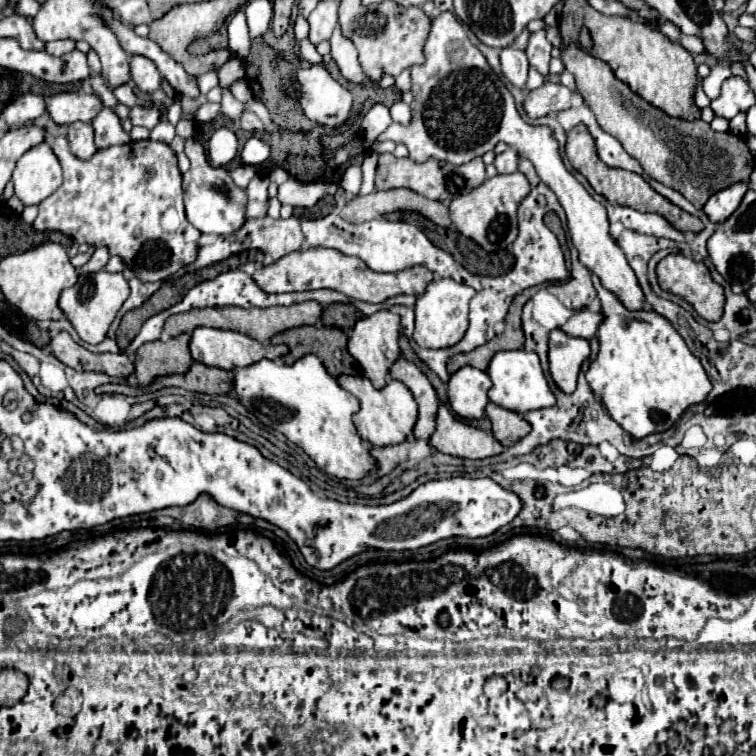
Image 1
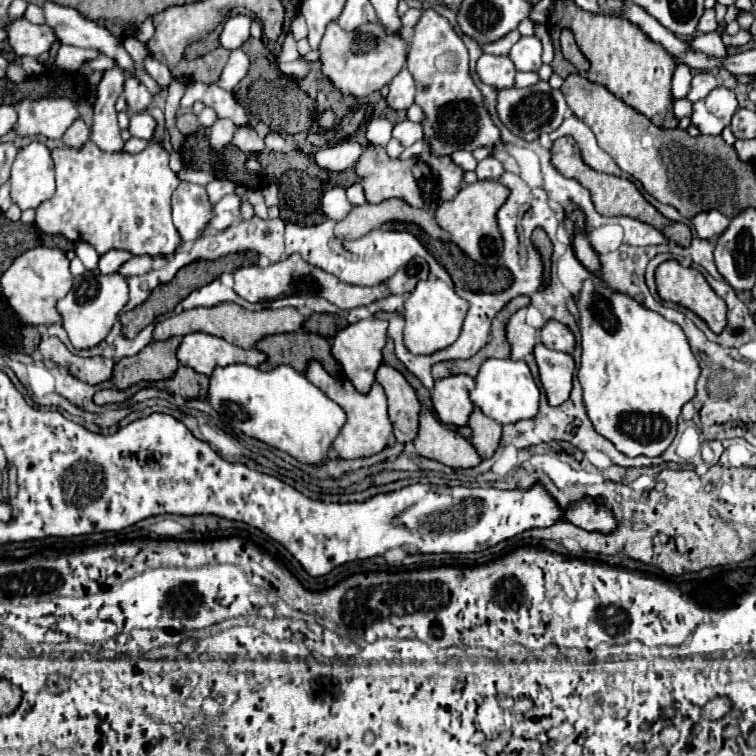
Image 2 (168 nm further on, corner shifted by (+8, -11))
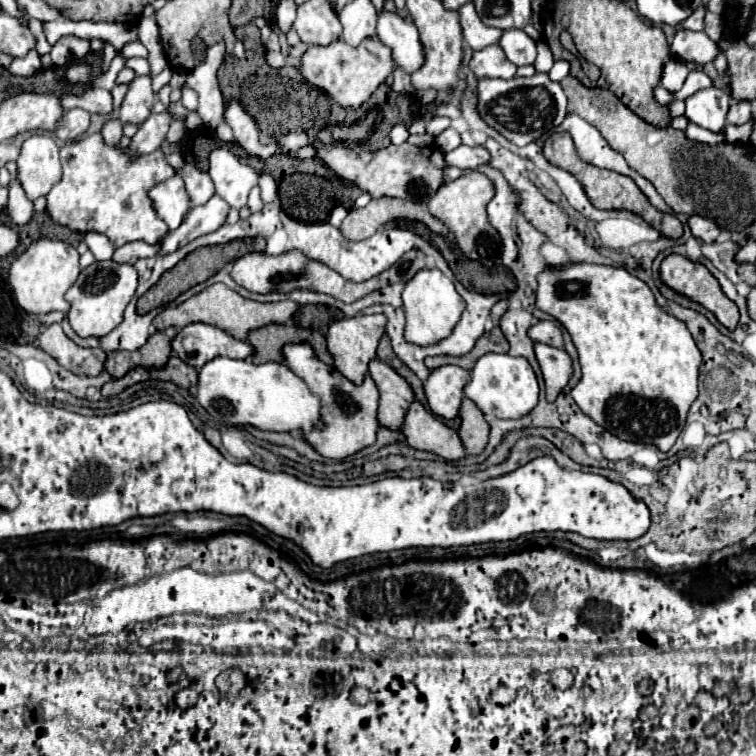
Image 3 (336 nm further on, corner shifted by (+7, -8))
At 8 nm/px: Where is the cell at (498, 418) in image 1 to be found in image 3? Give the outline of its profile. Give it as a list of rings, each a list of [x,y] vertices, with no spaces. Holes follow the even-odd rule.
[[[469,398],[463,400],[459,416],[463,420],[461,428],[459,428],[463,446],[465,446],[467,454],[479,456],[489,442],[489,424],[487,424],[483,412],[477,408],[477,404],[473,404]]]

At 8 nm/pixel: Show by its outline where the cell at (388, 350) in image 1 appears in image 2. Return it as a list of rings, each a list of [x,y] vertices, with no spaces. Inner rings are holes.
[[[372,317],[372,319],[362,319],[358,323],[354,323],[354,325],[348,325],[346,329],[342,329],[342,331],[338,331],[334,335],[332,355],[342,365],[346,377],[352,381],[352,385],[360,393],[368,393],[370,391],[370,387],[374,383],[376,369],[382,363],[382,347],[386,343],[386,327],[388,327],[388,321]]]

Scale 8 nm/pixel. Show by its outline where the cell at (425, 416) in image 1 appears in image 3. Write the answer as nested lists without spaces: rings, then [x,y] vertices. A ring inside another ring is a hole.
[[[371,360],[369,374],[375,380],[381,400],[379,400],[379,422],[389,430],[401,430],[409,406],[415,402],[415,394],[405,378],[401,378],[389,364],[381,360]]]

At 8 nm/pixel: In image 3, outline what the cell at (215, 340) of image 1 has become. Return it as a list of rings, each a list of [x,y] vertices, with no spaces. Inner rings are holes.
[[[189,324],[173,340],[175,354],[189,366],[203,368],[217,356],[245,360],[253,354],[253,346],[245,340],[237,340],[227,332],[209,324]]]

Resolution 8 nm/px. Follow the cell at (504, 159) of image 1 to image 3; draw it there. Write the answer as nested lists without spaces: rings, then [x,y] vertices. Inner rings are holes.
[[[459,146],[459,148],[455,148],[455,150],[445,154],[447,164],[463,168],[463,170],[477,170],[481,164],[487,164],[489,158],[491,156],[483,146],[475,146],[475,148]]]

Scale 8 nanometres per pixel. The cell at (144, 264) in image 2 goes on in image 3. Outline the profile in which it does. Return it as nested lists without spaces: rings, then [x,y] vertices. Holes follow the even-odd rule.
[[[213,196],[207,204],[191,208],[189,216],[183,220],[183,224],[161,240],[159,256],[171,254],[177,248],[189,244],[191,240],[215,232],[217,228],[221,228],[225,224],[227,214],[229,214],[229,204],[221,196]]]

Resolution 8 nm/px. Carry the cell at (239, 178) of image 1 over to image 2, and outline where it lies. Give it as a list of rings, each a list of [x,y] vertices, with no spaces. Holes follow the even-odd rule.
[[[212,181],[212,183],[206,183],[204,189],[208,193],[210,203],[218,203],[222,197],[226,197],[226,195],[230,195],[234,191],[234,185],[232,183],[224,183],[224,181]]]

